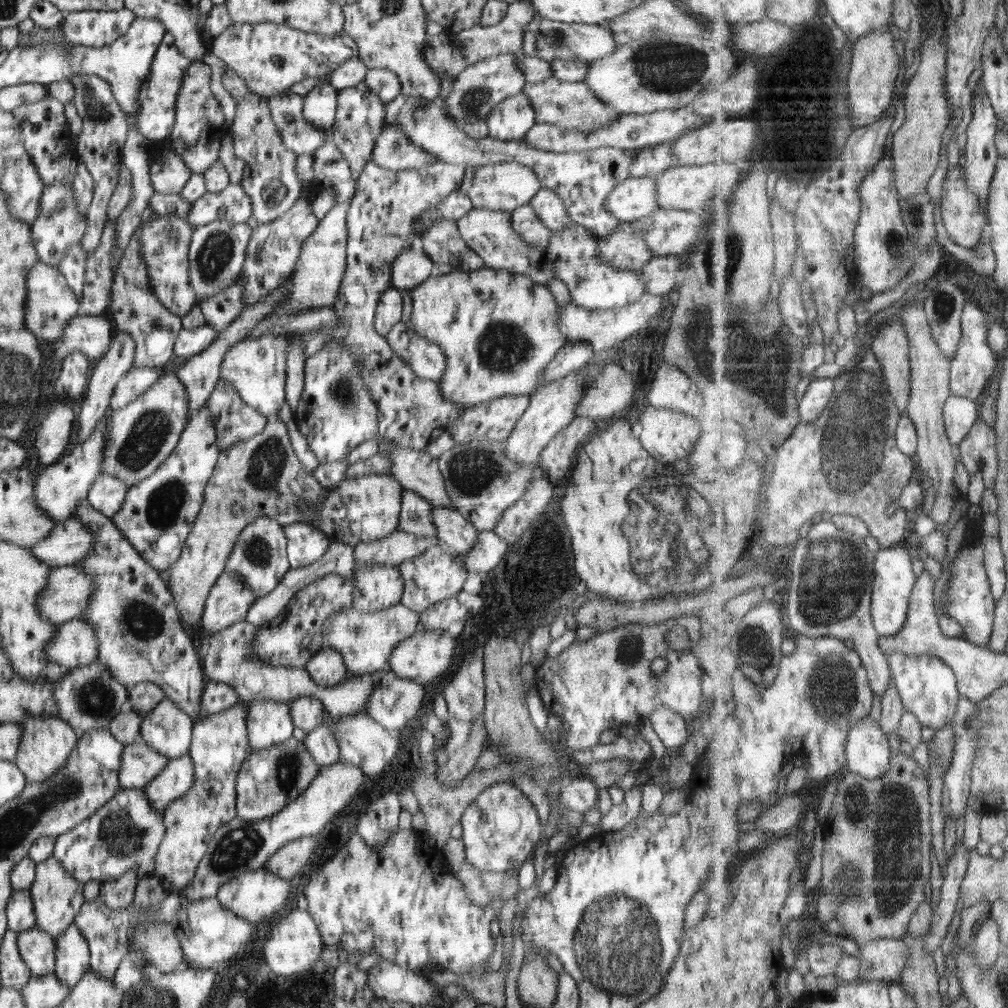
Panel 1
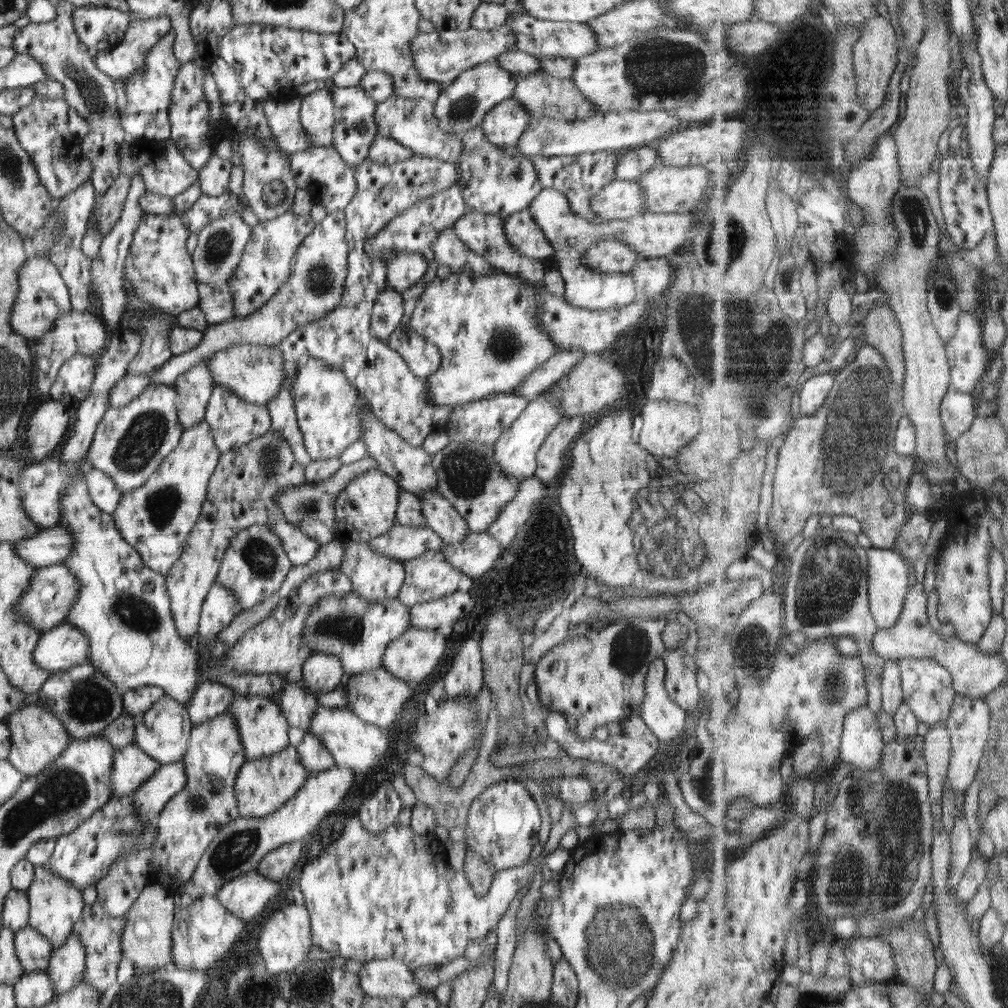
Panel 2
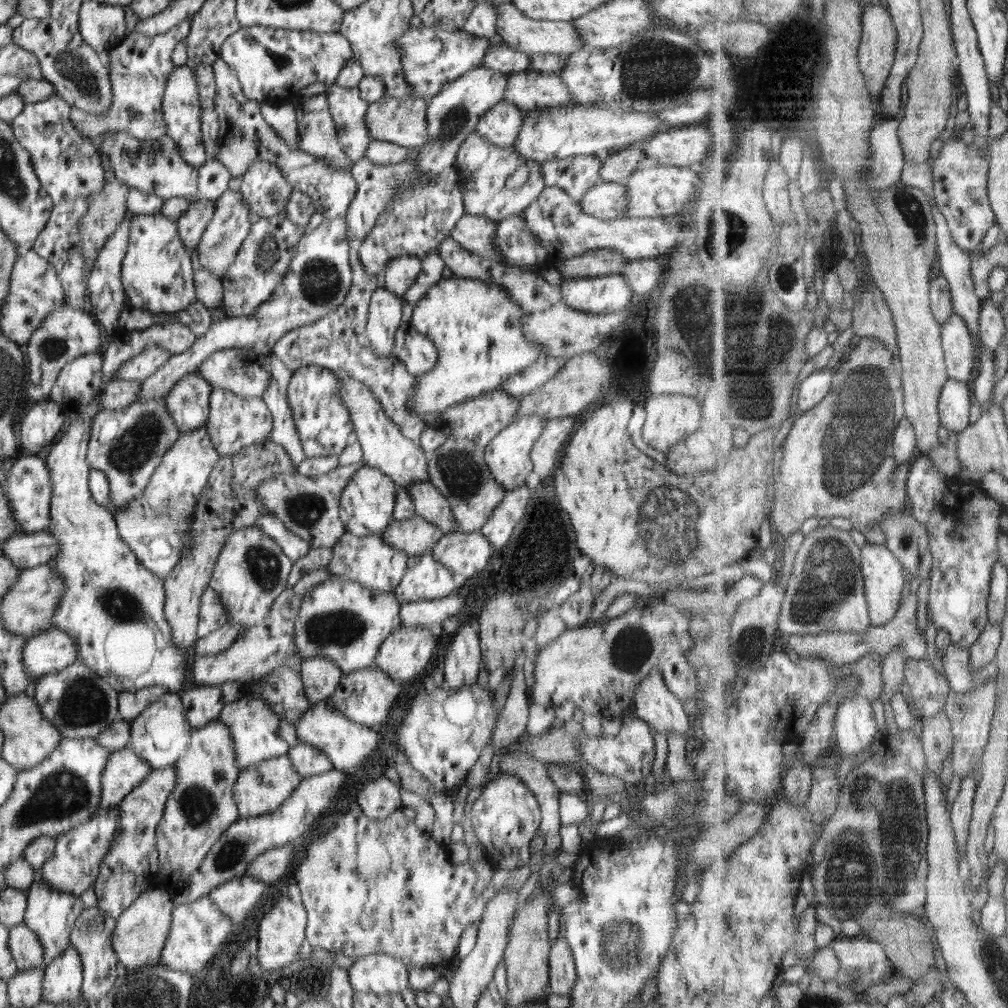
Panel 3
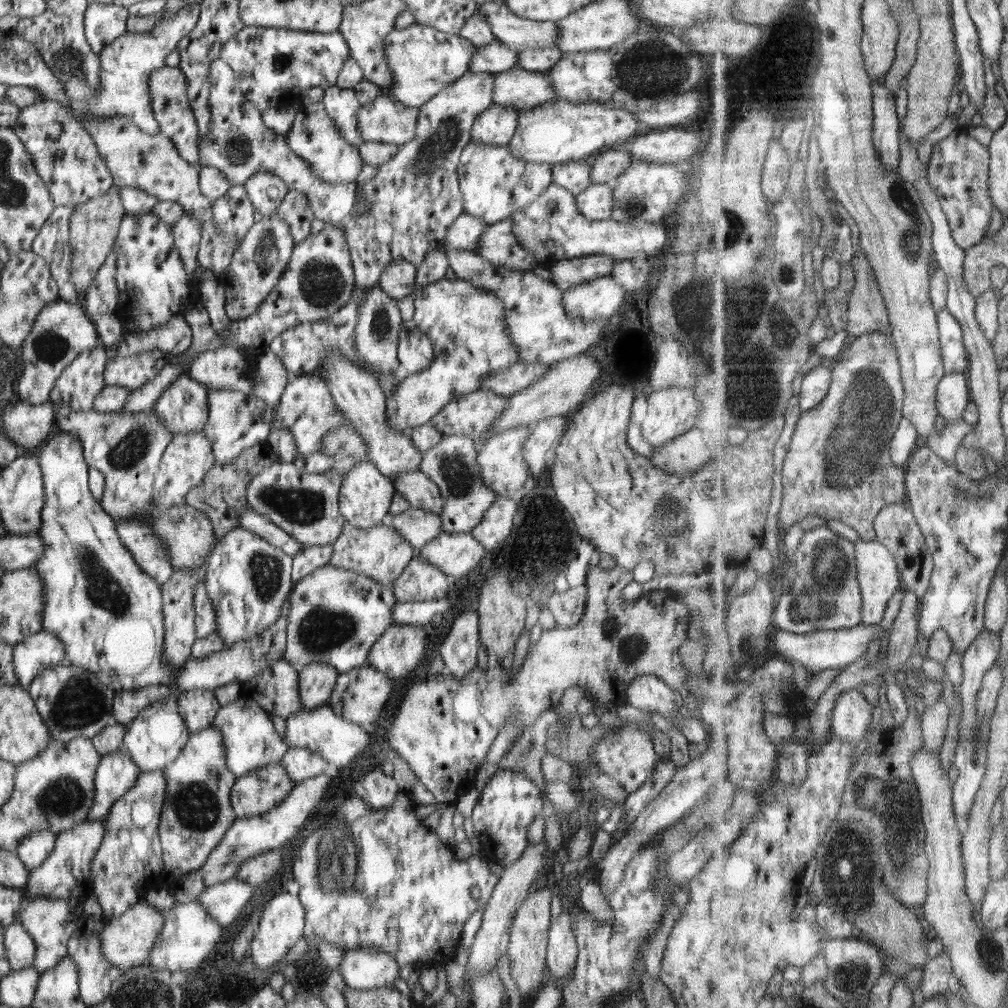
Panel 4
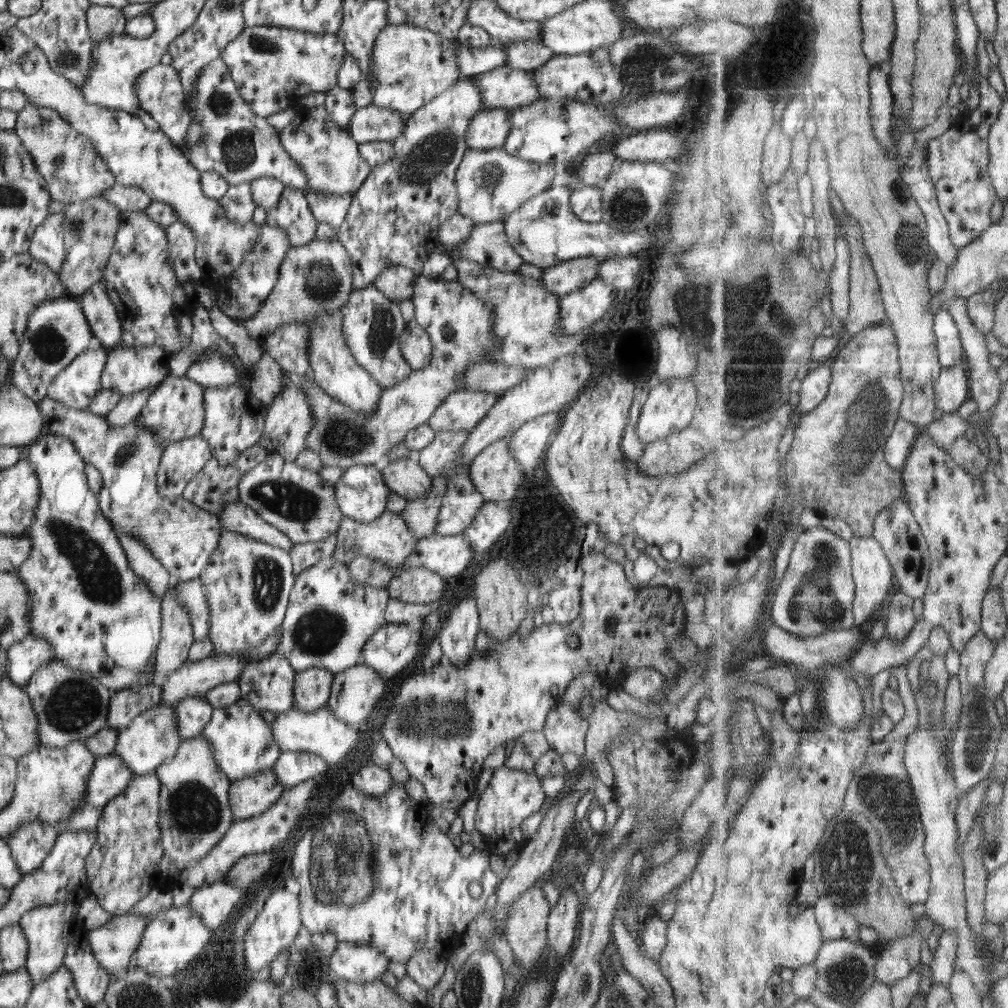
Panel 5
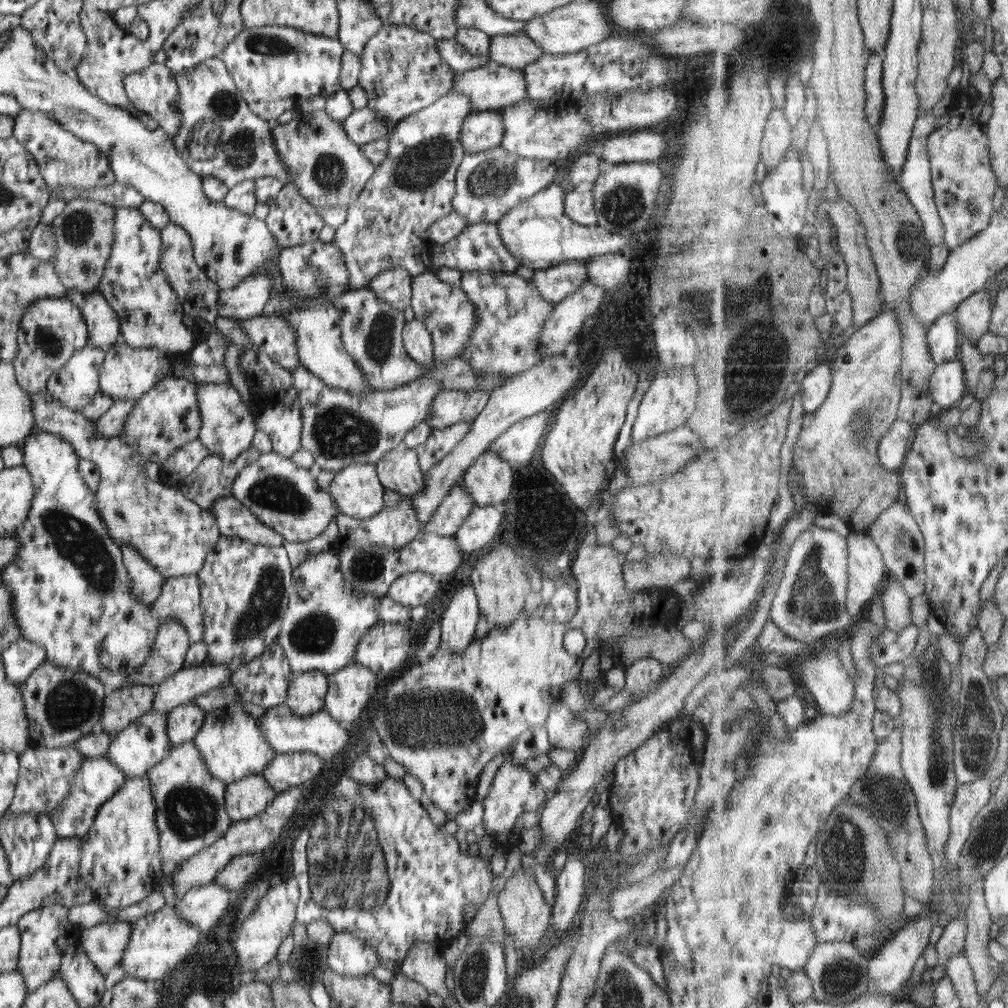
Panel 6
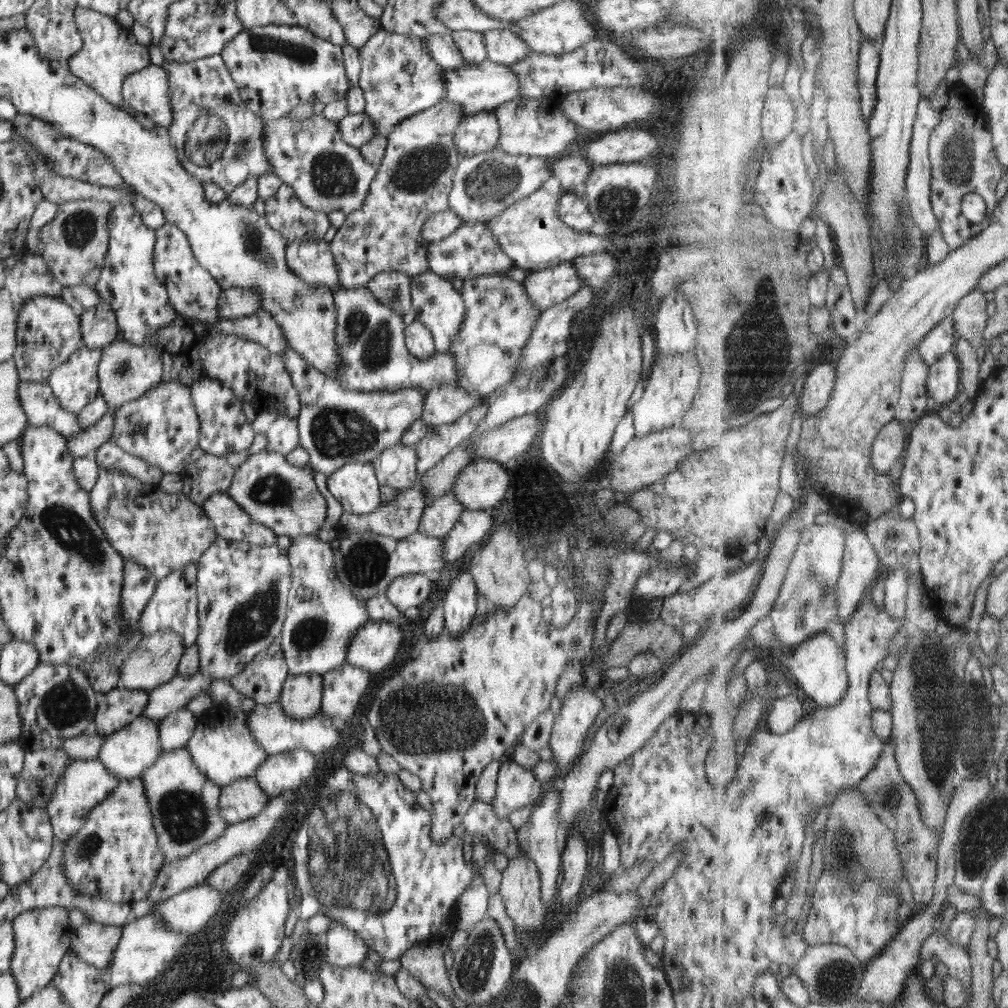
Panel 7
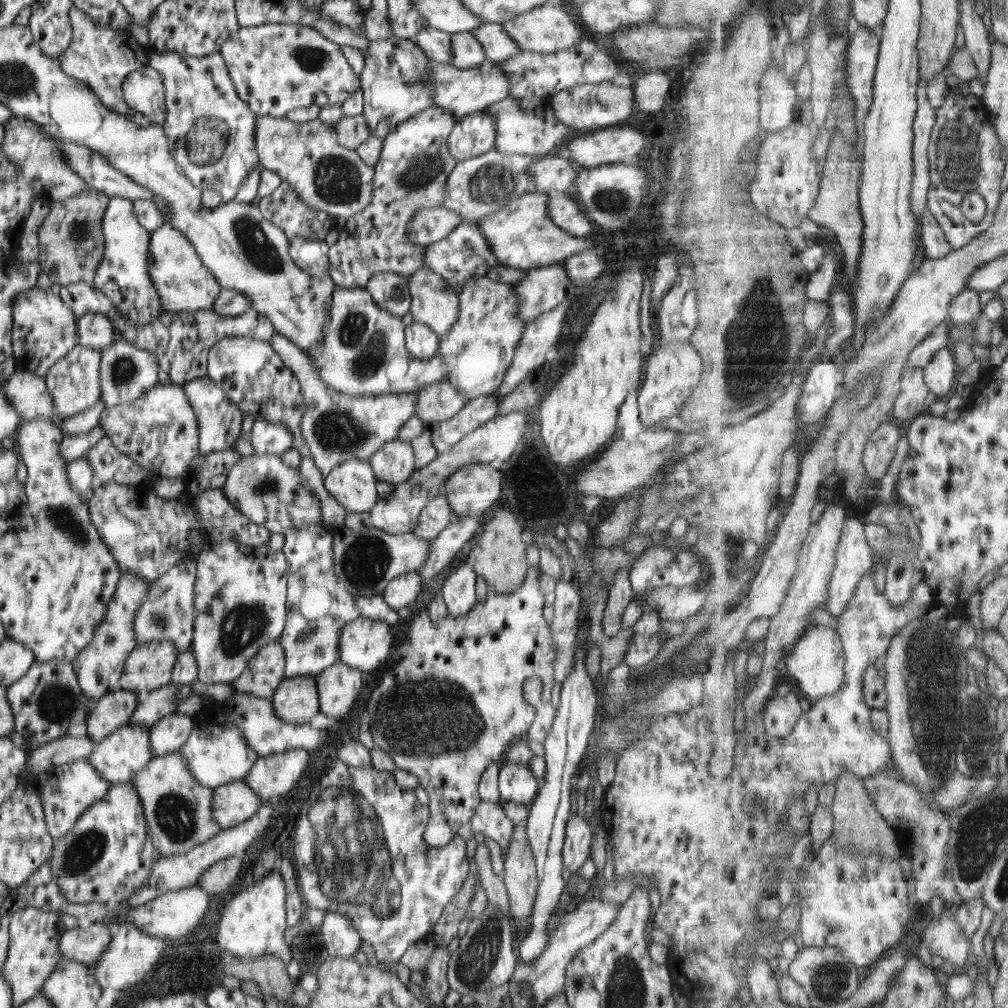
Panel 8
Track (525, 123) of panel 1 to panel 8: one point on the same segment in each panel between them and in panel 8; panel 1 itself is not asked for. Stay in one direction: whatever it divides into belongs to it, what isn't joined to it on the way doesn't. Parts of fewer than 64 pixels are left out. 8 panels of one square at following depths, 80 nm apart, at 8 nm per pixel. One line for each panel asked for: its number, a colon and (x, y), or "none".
2: (503, 125)
3: (501, 125)
4: (497, 124)
5: (488, 129)
6: (480, 131)
7: (477, 133)
8: (475, 134)

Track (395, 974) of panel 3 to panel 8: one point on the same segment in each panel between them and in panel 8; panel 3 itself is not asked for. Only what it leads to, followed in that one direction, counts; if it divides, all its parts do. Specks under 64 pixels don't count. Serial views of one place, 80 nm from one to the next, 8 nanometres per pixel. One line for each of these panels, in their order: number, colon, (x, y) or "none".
4: (361, 969)
5: (352, 962)
6: (347, 954)
7: (344, 947)
8: (342, 940)

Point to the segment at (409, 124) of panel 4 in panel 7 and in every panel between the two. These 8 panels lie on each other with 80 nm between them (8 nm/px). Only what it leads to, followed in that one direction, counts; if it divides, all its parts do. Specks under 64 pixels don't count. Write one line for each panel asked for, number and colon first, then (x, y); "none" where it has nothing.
5: (370, 123)
6: (362, 126)
7: (356, 129)

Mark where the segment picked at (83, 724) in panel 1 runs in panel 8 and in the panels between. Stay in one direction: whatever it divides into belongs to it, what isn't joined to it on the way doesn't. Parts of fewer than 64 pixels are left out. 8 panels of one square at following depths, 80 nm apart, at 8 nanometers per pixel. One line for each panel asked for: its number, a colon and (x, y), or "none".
2: (82, 698)
3: (76, 700)
4: (72, 702)
5: (69, 705)
6: (61, 706)
7: (57, 702)
8: (44, 702)

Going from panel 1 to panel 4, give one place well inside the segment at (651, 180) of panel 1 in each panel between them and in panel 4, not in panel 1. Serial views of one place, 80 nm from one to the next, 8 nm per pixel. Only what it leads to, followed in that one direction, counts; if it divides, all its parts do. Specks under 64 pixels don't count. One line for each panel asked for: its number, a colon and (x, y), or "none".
2: (620, 199)
3: (606, 200)
4: (596, 202)

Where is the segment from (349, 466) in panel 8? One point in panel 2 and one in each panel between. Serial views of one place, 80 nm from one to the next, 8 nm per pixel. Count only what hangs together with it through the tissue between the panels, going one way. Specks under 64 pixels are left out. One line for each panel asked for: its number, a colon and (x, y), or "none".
2: (366, 508)
3: (366, 505)
4: (365, 496)
5: (361, 494)
6: (356, 490)
7: (355, 486)

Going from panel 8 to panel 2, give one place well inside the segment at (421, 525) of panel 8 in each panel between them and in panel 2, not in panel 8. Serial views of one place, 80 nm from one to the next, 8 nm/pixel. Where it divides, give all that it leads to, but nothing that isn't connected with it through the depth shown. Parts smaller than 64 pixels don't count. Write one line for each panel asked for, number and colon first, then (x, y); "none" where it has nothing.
2: (469, 477)
3: (457, 469)
4: (452, 464)
5: (461, 502)
6: (446, 520)
7: (439, 517)

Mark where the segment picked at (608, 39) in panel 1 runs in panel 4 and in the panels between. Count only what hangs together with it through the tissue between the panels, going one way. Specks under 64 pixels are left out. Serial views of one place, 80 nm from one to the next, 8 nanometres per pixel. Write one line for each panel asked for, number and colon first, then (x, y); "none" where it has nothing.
2: (542, 38)
3: (515, 29)
4: (518, 33)

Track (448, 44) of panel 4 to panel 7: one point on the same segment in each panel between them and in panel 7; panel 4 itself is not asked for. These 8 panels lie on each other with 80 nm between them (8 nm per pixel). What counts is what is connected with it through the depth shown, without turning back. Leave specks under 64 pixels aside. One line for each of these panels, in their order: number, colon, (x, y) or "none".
5: (411, 65)
6: (402, 72)
7: (399, 78)

